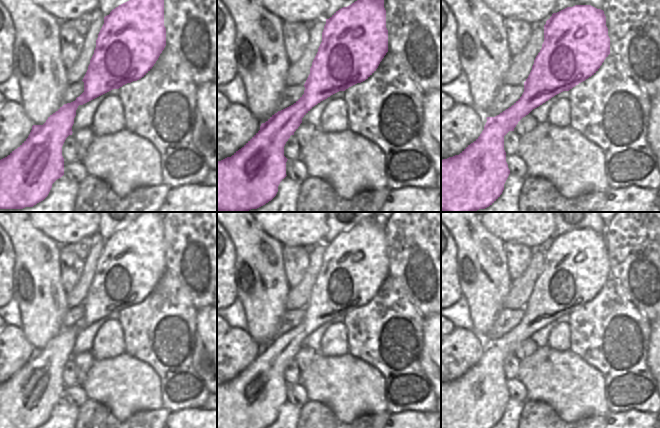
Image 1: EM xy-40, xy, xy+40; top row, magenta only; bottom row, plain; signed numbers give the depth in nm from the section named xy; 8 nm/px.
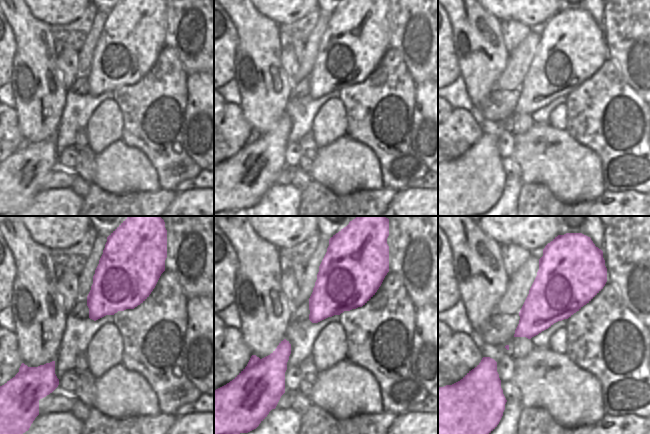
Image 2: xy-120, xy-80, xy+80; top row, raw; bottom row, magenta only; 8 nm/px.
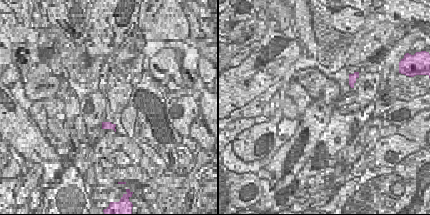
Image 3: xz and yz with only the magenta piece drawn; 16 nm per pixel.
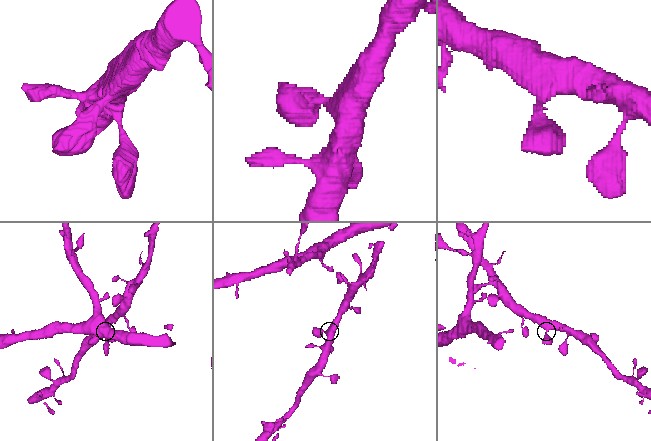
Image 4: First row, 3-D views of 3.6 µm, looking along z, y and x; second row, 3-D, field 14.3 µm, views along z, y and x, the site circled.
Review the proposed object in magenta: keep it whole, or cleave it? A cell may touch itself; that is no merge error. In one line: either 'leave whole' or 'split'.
leave whole

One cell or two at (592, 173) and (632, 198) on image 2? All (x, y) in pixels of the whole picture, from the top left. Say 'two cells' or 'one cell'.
two cells

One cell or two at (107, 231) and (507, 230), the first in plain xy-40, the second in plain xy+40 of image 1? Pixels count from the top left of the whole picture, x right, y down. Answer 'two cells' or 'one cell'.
two cells

